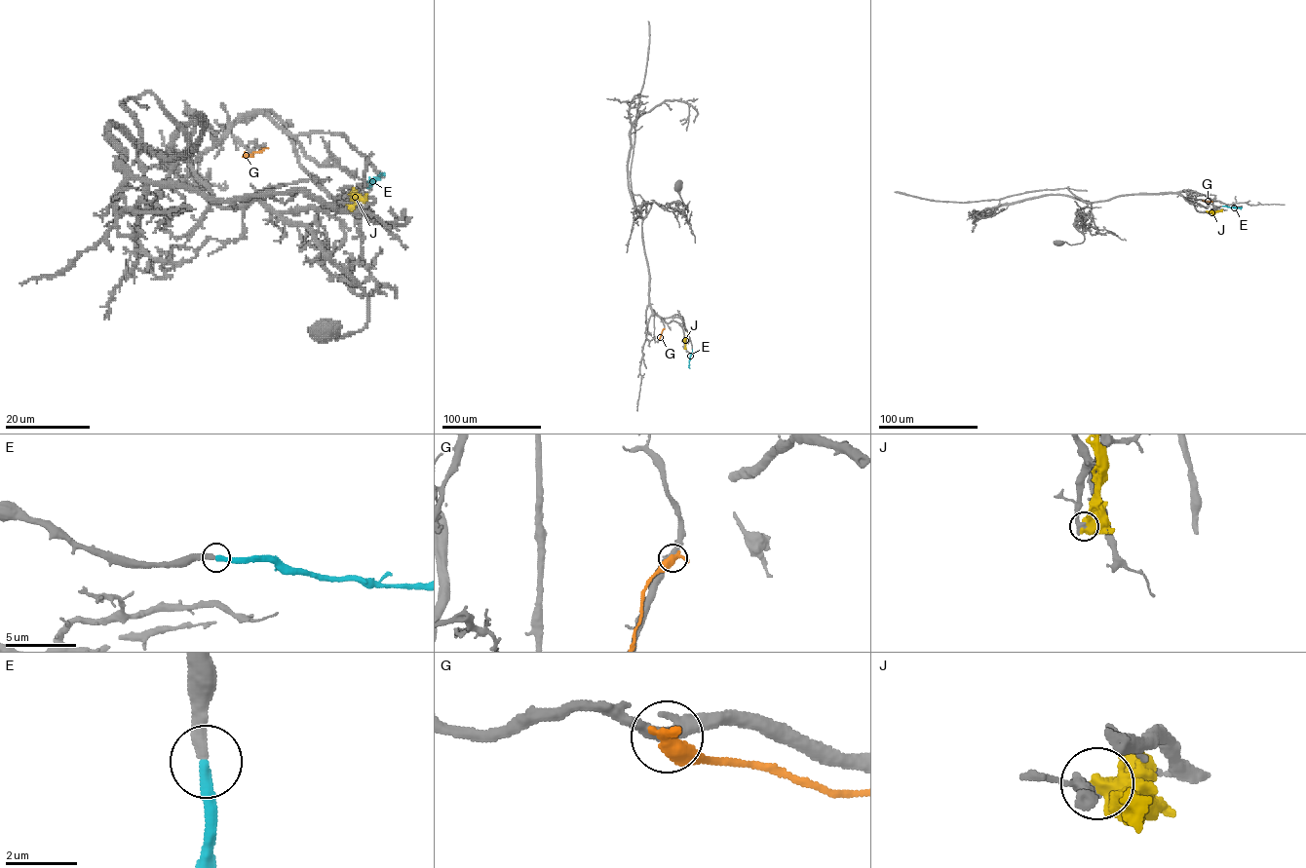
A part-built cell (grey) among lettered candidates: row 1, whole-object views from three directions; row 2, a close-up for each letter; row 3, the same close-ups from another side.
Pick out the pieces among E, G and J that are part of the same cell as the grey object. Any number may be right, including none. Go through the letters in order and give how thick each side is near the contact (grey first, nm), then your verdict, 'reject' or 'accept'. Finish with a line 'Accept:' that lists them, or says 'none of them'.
E: 360 nm thick on the grey side, 340 nm on the other; accept
G: 360 nm thick on the grey side, 550 nm on the other; reject
J: 360 nm thick on the grey side, 750 nm on the other; reject
Accept: E

